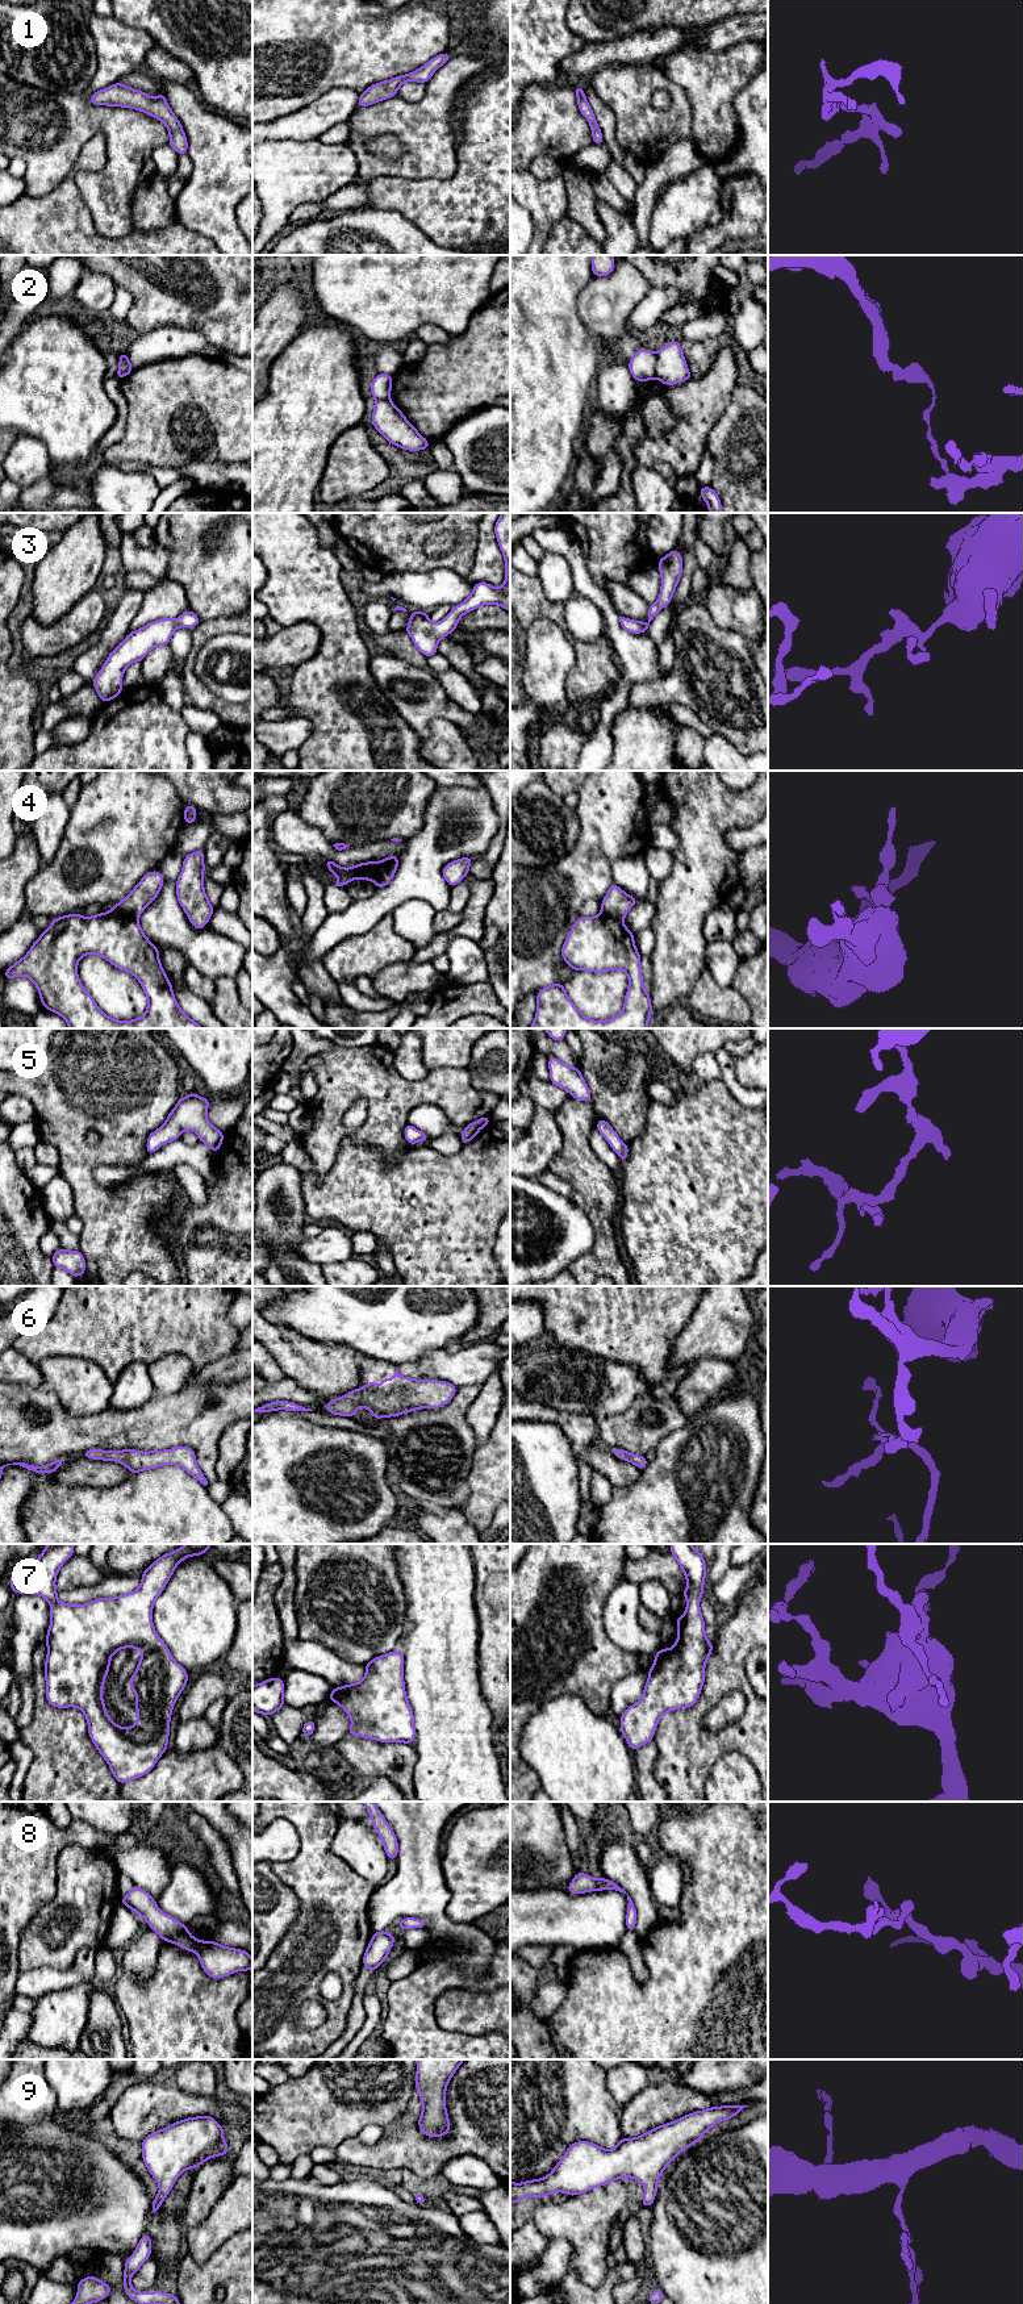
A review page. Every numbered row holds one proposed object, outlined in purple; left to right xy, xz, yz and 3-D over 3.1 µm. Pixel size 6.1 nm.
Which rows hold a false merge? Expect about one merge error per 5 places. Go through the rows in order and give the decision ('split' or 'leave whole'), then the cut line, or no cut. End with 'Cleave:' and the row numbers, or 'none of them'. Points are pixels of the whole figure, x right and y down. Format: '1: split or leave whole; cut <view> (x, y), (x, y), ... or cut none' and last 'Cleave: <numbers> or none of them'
1: leave whole; cut none
2: split; cut yz (656, 353), (656, 371), (654, 376)
3: leave whole; cut none
4: split; cut xz (397, 856), (388, 860), (380, 868), (374, 881)
5: leave whole; cut none
6: leave whole; cut none
7: leave whole; cut none
8: leave whole; cut none
9: leave whole; cut none
Cleave: 2, 4

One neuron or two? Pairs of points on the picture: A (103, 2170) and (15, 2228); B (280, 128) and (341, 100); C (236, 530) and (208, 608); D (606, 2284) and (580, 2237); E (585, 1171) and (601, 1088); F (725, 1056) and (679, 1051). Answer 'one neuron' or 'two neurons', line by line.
A: one neuron
B: one neuron
C: one neuron
D: two neurons
E: one neuron
F: two neurons

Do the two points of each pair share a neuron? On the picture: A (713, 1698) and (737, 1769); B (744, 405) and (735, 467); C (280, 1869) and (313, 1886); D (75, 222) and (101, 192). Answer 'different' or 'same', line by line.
A: different
B: same
C: same
D: different

